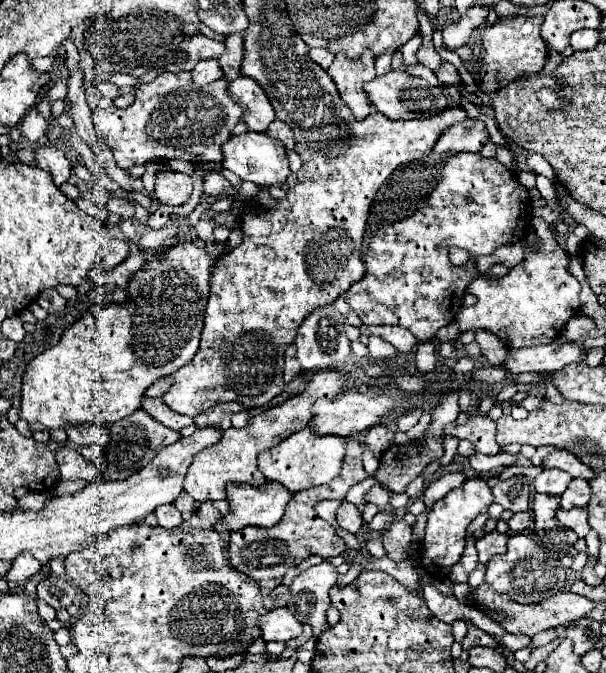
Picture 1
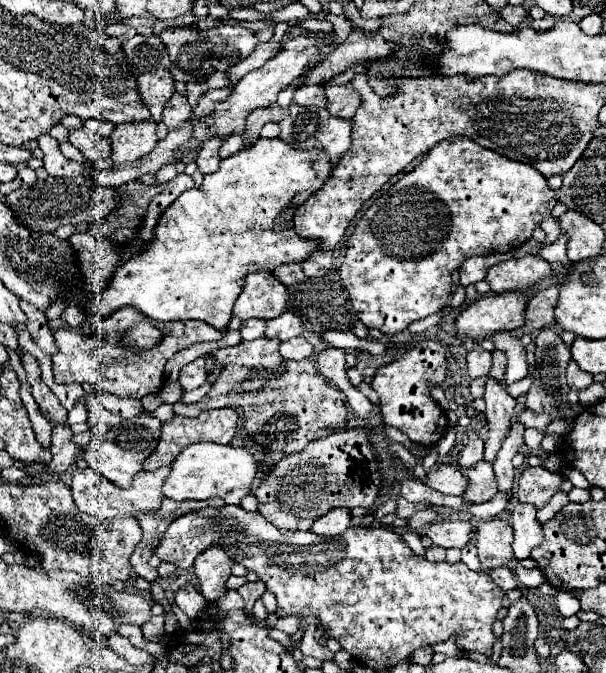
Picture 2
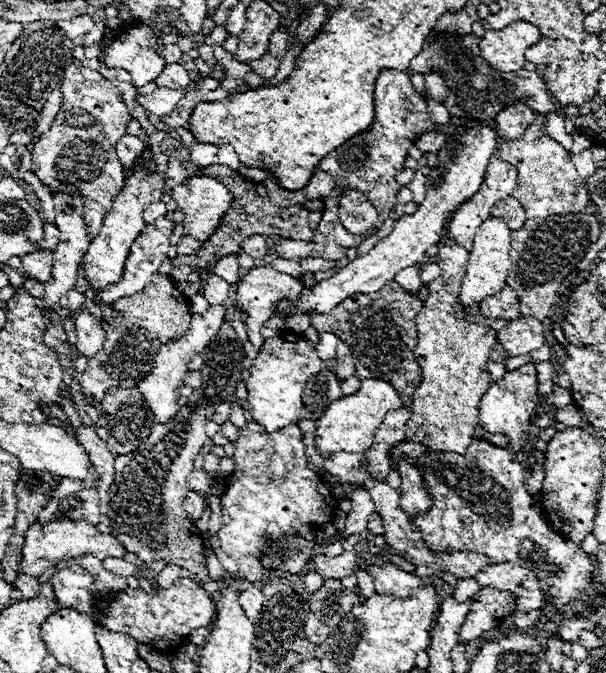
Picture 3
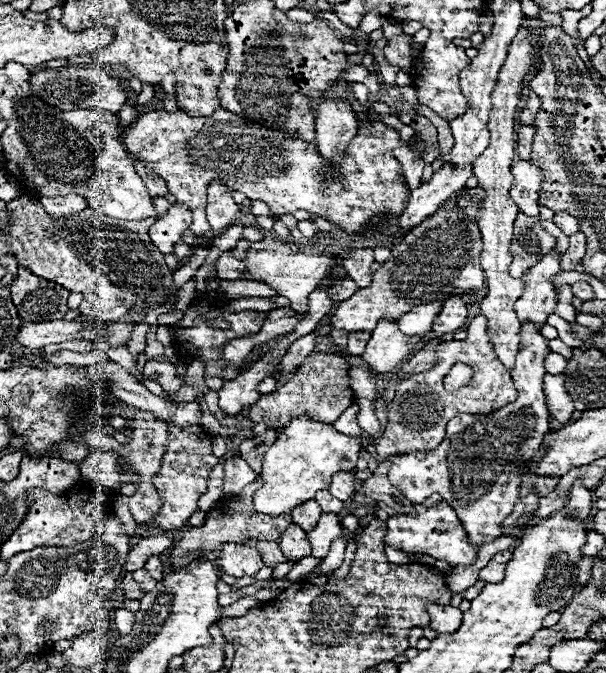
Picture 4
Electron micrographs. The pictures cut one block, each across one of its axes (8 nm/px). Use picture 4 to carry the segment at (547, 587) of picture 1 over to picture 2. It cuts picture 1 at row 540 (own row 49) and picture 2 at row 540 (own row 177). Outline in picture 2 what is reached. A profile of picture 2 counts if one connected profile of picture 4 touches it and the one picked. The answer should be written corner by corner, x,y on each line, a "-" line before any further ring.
492,518
476,526
476,550
482,570
492,570
508,564
512,554
512,528
506,520

